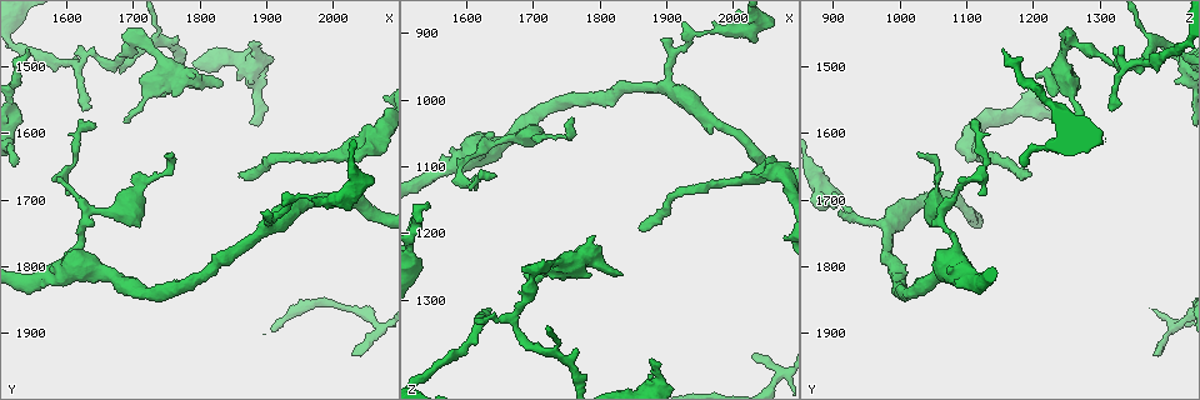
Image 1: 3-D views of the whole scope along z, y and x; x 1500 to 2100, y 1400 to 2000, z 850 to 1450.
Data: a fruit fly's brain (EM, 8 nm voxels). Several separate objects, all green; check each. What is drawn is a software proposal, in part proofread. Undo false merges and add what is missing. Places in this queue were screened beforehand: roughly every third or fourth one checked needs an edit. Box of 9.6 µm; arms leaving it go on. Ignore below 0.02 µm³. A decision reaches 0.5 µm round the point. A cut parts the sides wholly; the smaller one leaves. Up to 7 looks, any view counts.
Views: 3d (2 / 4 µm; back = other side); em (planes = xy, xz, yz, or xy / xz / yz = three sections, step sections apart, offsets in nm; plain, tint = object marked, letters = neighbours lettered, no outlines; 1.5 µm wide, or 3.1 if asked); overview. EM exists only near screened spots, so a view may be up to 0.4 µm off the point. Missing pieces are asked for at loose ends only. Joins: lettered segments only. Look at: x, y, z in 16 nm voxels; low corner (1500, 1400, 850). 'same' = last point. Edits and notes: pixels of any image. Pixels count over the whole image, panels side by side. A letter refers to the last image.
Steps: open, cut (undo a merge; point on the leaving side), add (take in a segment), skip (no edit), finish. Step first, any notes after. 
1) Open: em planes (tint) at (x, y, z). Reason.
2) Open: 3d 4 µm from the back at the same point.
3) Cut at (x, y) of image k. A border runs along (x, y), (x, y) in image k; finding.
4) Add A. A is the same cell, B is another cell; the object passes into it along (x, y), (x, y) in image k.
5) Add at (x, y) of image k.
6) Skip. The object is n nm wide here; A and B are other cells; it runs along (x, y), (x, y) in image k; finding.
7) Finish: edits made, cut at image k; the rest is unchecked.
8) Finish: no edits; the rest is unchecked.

Open: 3d 4 µm at (2070, 1885, 1420). Arms part here.

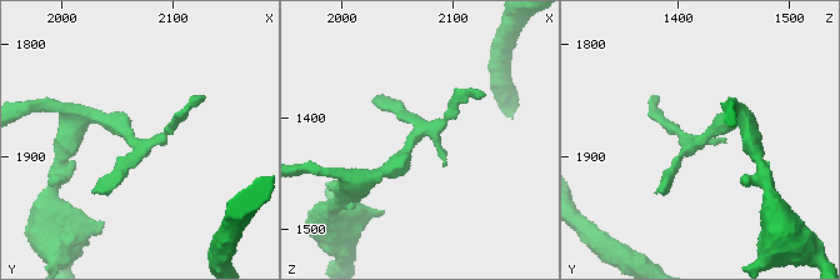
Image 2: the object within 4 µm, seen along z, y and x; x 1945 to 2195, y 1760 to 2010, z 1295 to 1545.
Open: em planes (tint) at (2070, 1890, 1414). Need the tissue.

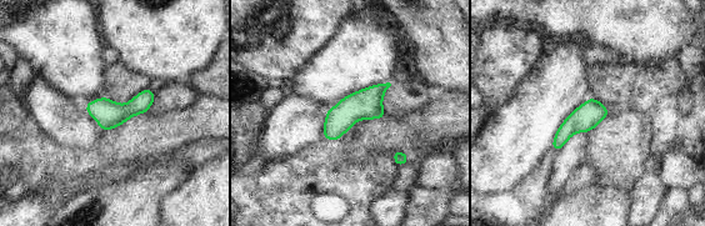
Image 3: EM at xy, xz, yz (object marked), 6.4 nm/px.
Open: em planes (letters) at the same point. What lies round it.

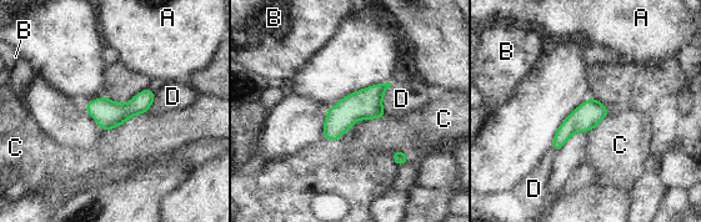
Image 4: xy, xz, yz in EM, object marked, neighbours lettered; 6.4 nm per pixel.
Skip. A, B, C and D are other cells; a border runs along (146, 111), (133, 115), (105, 131) in image 4; one neuron here.

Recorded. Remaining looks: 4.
Open: em planes (letters) at (1600, 1690, 1135). Branch stops here.

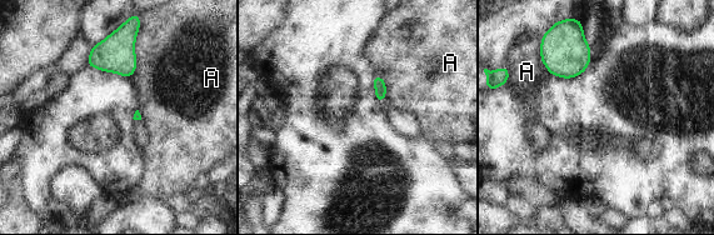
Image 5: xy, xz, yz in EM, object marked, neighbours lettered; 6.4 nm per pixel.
Skip. The object is 80 nm wide here; A is another cell; a border runs along (136, 39), (136, 69), (130, 78) in image 5; none of them fits.

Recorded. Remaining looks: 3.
Open: 3d 2 µm at (1640, 1585, 1115). Branch stops here.

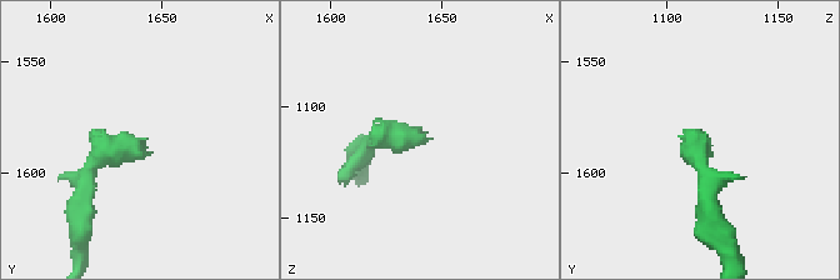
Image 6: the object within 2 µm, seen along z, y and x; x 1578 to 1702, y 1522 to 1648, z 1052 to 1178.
Open: em planes (plain) at (1642, 1584, 1115).

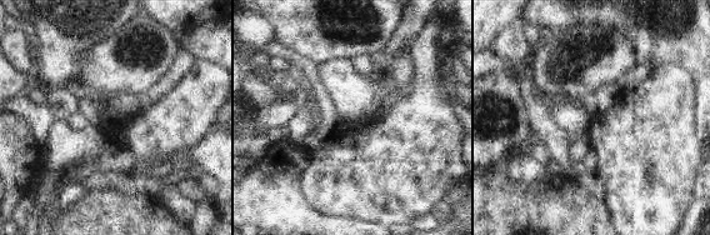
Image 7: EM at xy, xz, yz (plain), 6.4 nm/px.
Open: em planes (letters) at the same point.

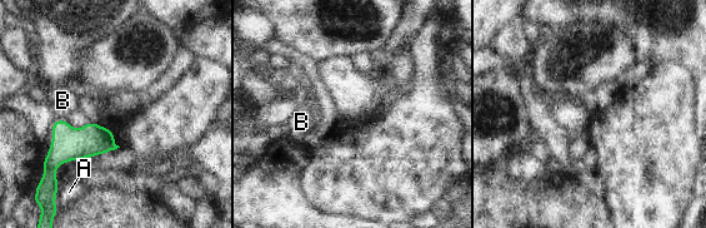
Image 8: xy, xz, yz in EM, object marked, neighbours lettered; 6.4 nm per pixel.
Skip. The object is 200 nm wide here; the longest contact is with A, 70 nm; A and B are other cells; no lettered segment goes on from it.

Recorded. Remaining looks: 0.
Finish: no edits; the rest is unchecked.

